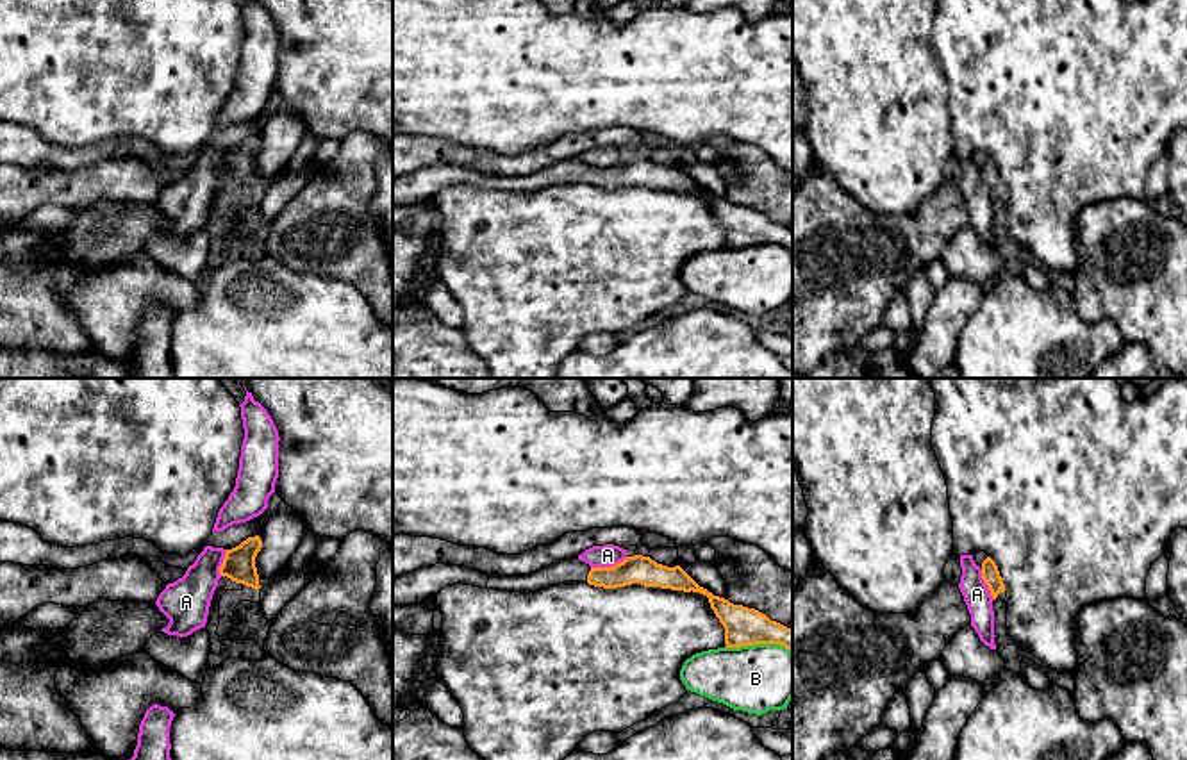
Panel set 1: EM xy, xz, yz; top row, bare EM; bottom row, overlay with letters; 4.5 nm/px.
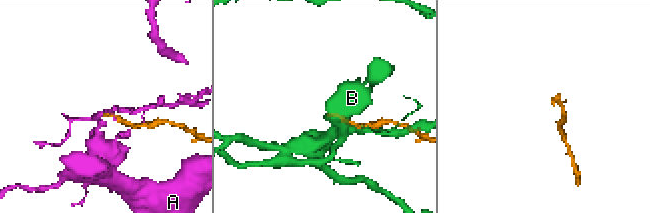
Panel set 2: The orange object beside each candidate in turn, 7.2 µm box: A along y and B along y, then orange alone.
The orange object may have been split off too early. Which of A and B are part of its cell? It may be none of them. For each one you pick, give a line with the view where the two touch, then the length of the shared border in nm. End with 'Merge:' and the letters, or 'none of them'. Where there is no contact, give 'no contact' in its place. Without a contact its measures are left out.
Merge: none of them

